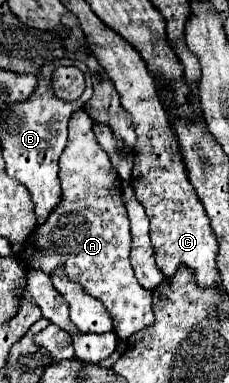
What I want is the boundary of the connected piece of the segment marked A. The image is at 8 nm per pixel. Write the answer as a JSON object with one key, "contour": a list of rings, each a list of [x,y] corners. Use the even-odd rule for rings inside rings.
{"contour":[[[85,110],[71,116],[69,142],[59,158],[63,202],[51,212],[47,222],[37,226],[25,240],[19,260],[27,270],[35,268],[47,274],[57,266],[65,266],[69,278],[79,282],[87,294],[103,300],[115,322],[117,336],[127,340],[131,334],[151,326],[155,314],[151,310],[151,292],[137,282],[129,264],[131,230],[121,196],[121,180],[109,156],[97,144],[91,126],[93,122]]]}

